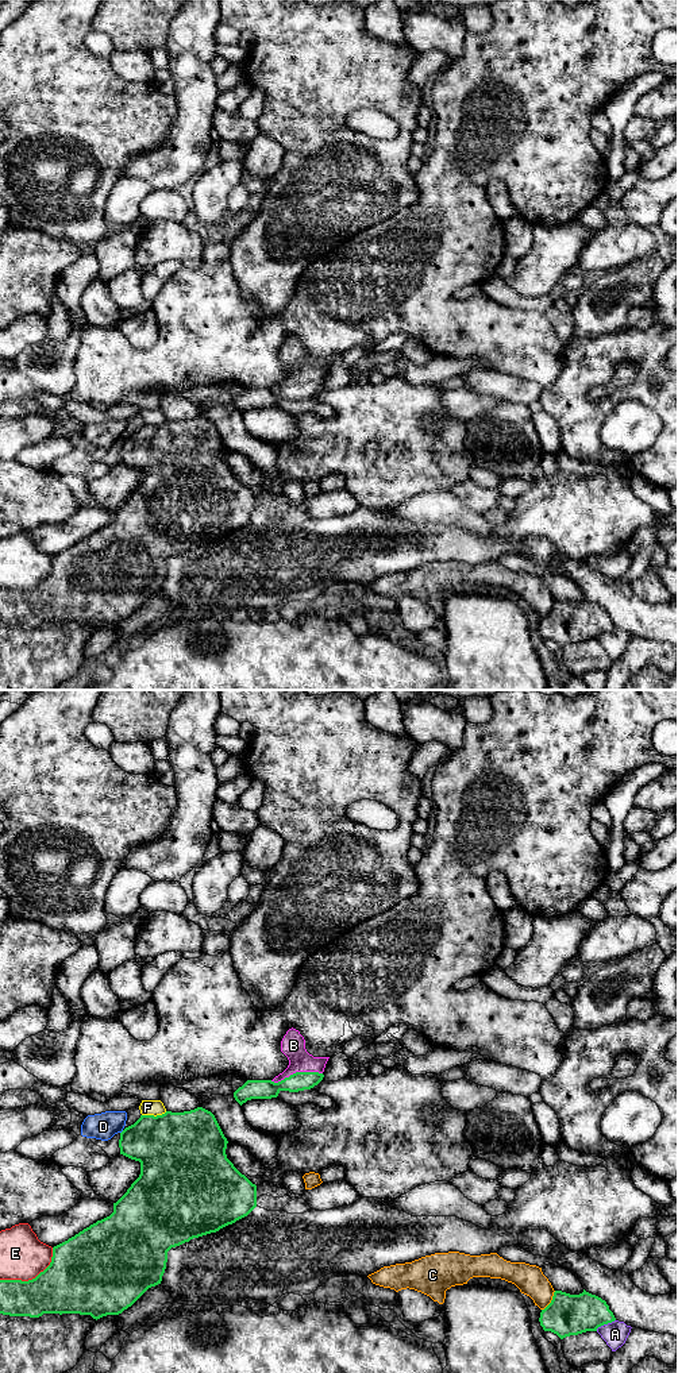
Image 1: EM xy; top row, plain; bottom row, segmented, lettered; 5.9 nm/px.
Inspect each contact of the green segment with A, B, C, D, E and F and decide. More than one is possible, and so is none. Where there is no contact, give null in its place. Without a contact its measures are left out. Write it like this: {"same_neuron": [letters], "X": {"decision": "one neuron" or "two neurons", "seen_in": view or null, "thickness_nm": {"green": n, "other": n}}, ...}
{"same_neuron": ["B"], "A": {"decision": "two neurons", "seen_in": "xy", "thickness_nm": {"green": 240, "other": 150}}, "B": {"decision": "one neuron", "seen_in": "xy", "thickness_nm": {"green": 110, "other": 140}}, "C": {"decision": "two neurons", "seen_in": "xy", "thickness_nm": {"green": 240, "other": 170}}, "D": {"decision": "two neurons", "seen_in": "xy", "thickness_nm": {"green": 340, "other": 160}}, "E": {"decision": "two neurons", "seen_in": "xy", "thickness_nm": {"green": 360, "other": 280}}, "F": {"decision": "two neurons", "seen_in": "xy", "thickness_nm": {"green": 460, "other": 100}}}

